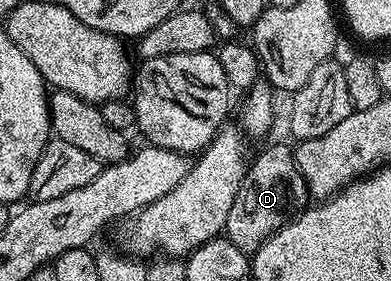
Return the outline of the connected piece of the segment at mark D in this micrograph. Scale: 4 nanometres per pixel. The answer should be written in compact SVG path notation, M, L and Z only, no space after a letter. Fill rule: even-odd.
M272 145L251 158L234 207L230 207L230 215L224 224L226 240L234 243L238 251L249 255L257 253L261 243L293 220L309 201L308 184L298 167L295 152L284 145Z

